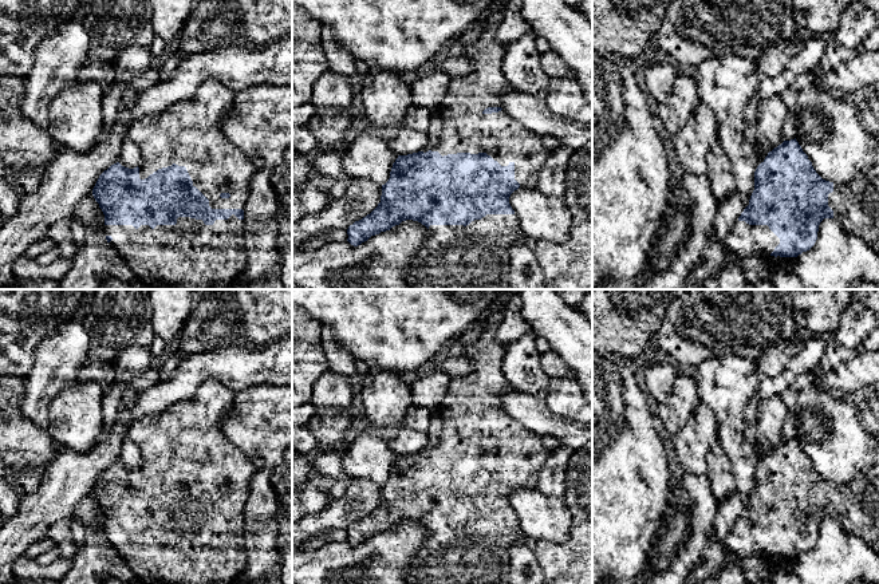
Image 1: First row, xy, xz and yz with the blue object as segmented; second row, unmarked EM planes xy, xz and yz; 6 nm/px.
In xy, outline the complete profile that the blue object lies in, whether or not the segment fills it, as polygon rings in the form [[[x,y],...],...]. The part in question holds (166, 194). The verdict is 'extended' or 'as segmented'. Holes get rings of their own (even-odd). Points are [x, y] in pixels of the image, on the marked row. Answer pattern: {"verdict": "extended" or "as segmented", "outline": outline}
{"verdict": "extended", "outline": [[[206,79],[196,91],[194,96],[181,100],[167,107],[155,117],[145,117],[131,123],[129,137],[137,143],[142,153],[141,162],[137,167],[129,169],[119,162],[105,170],[94,189],[92,196],[99,204],[105,214],[105,234],[107,242],[118,252],[118,254],[130,267],[134,277],[150,289],[230,289],[239,277],[245,275],[247,253],[245,253],[245,221],[244,206],[248,200],[249,178],[255,173],[253,163],[232,145],[220,130],[221,118],[230,110],[234,94],[229,91],[216,79]]]}

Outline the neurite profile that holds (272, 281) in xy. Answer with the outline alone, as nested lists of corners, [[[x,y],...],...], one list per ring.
[[[280,263],[268,275],[267,279],[251,280],[247,289],[284,289],[281,280],[280,280]]]

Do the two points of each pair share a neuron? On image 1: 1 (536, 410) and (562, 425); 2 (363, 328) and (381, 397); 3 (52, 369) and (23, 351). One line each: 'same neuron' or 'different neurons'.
1: same neuron
2: different neurons
3: different neurons

